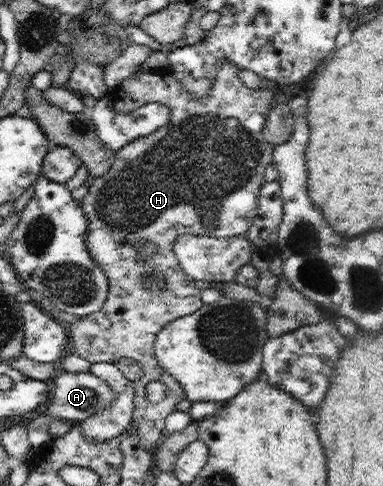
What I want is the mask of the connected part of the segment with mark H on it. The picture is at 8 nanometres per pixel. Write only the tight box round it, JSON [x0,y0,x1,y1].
[67,59,274,453]

